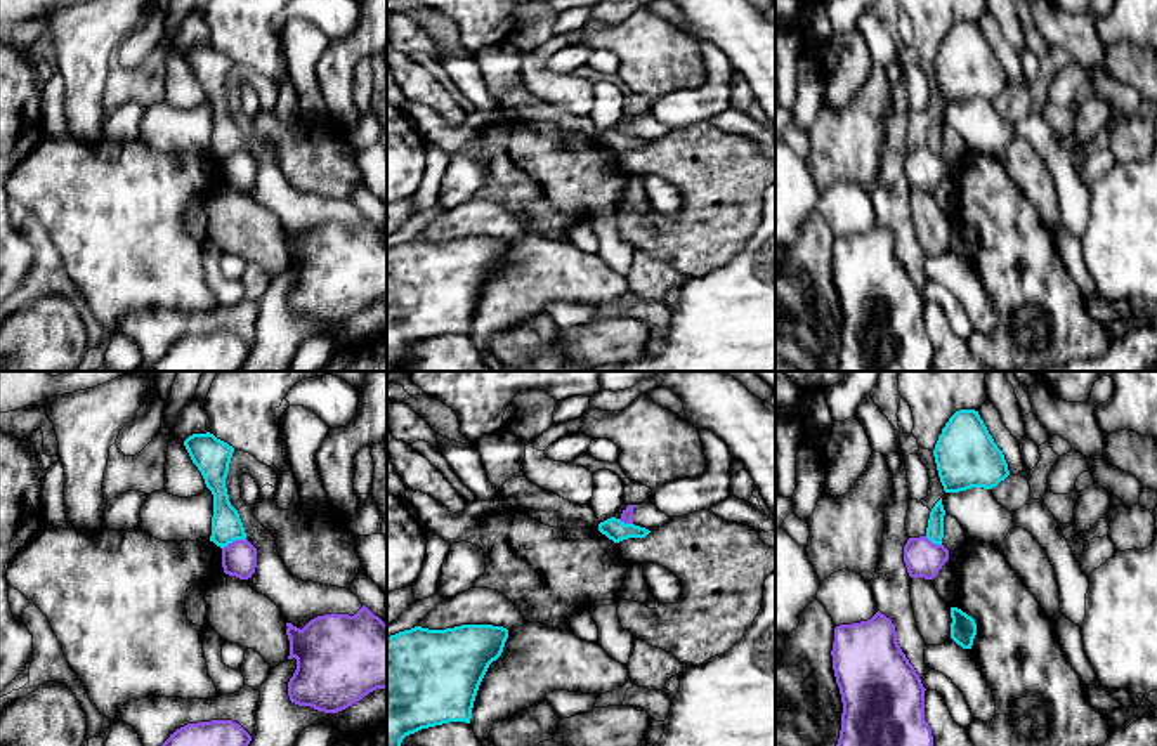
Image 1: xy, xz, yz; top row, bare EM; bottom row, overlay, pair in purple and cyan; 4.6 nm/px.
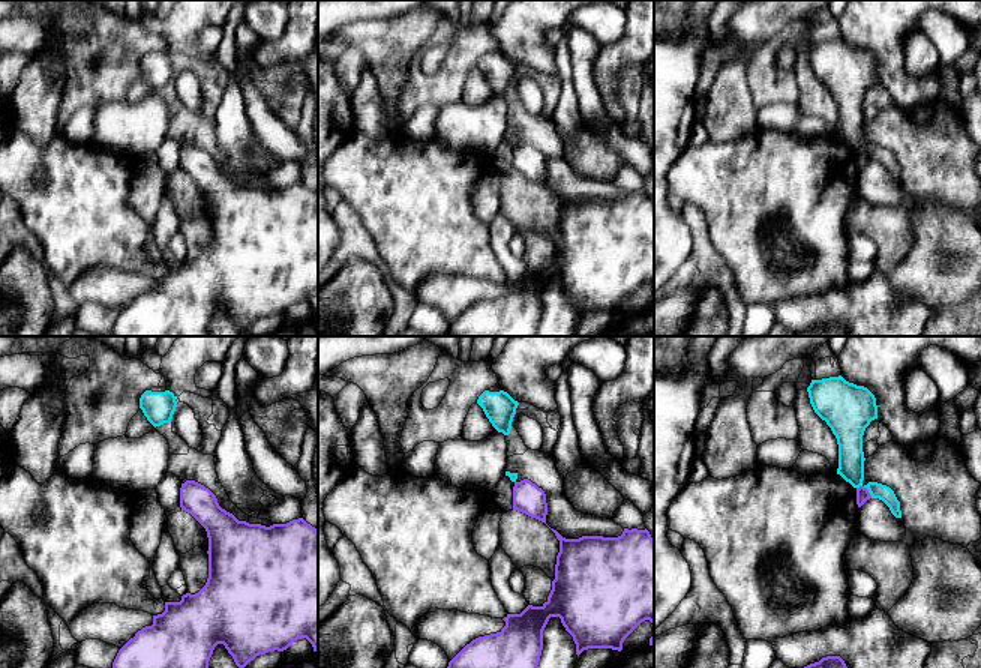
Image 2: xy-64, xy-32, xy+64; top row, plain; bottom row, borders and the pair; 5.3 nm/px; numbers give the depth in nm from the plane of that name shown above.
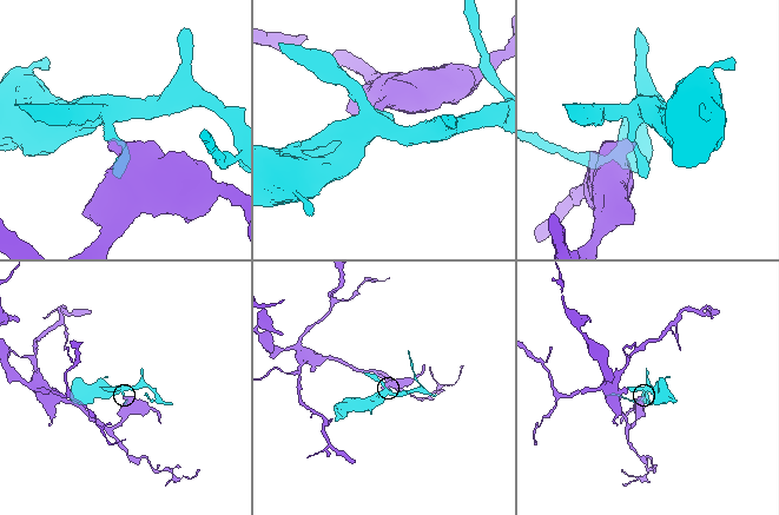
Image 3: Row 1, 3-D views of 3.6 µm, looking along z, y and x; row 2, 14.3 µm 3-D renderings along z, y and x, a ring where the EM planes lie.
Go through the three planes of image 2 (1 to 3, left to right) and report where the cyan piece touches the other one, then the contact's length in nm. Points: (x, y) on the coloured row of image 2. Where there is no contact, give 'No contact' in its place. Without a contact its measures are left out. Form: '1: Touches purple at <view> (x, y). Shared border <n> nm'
1: No contact
2: No contact
3: Touches purple at xy+64 (866, 488). Shared border 110 nm

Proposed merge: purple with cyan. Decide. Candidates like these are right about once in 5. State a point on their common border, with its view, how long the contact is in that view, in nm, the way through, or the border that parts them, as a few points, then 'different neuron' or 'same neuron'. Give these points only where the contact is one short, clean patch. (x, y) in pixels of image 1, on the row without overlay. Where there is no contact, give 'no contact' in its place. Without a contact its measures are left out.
contact xy (233, 153); length 120 nm; border xy (245, 150), (236, 150), (222, 160); different neuron

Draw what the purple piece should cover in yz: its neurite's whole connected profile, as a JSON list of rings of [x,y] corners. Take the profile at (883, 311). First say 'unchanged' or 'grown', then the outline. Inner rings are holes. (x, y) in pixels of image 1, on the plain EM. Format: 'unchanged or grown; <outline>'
unchanged; [[[878,222],[867,232],[836,238],[831,267],[843,314],[834,371],[931,371],[926,300],[902,264],[892,231]]]

